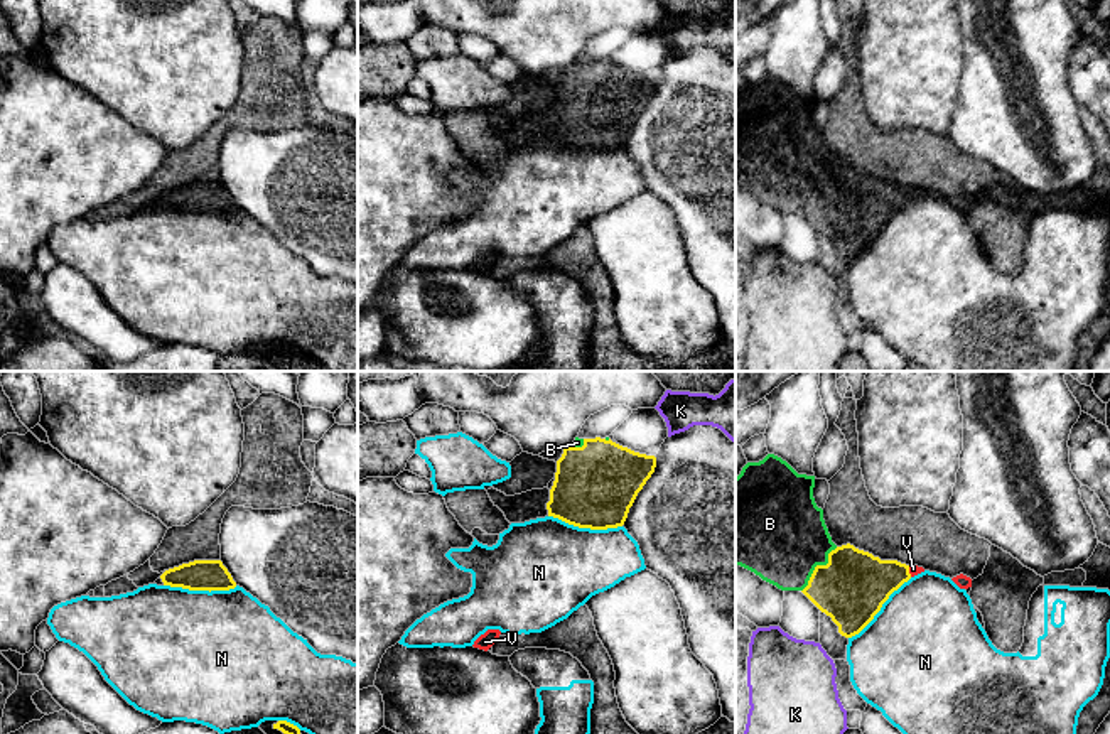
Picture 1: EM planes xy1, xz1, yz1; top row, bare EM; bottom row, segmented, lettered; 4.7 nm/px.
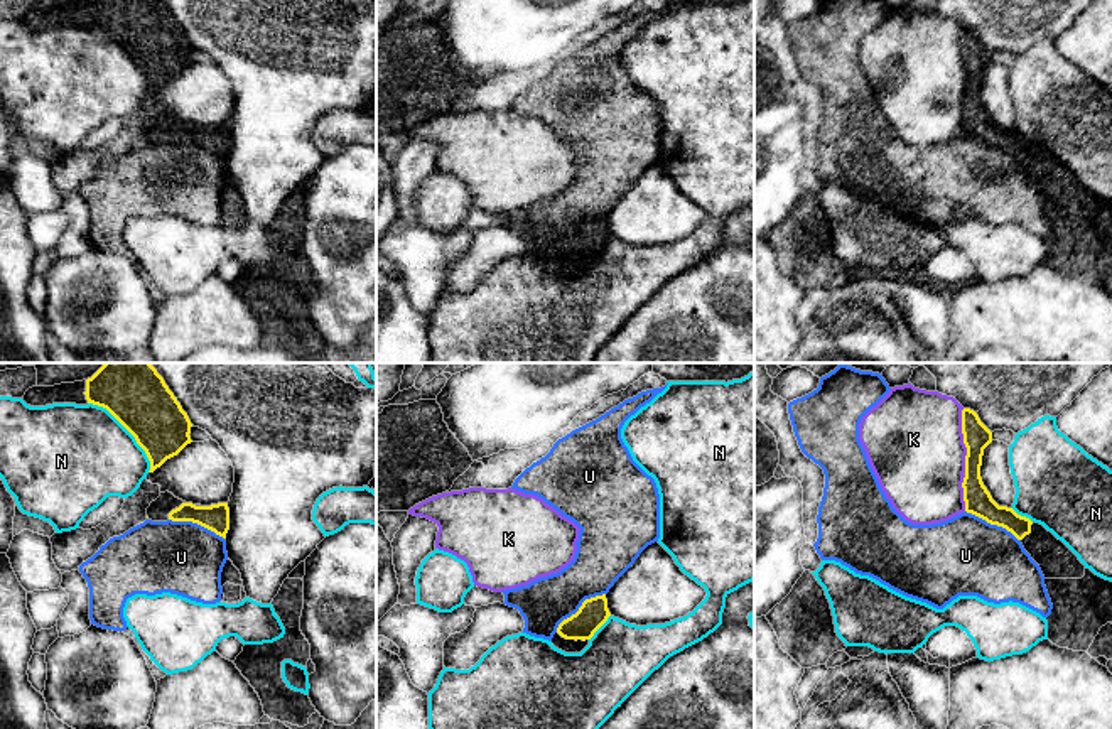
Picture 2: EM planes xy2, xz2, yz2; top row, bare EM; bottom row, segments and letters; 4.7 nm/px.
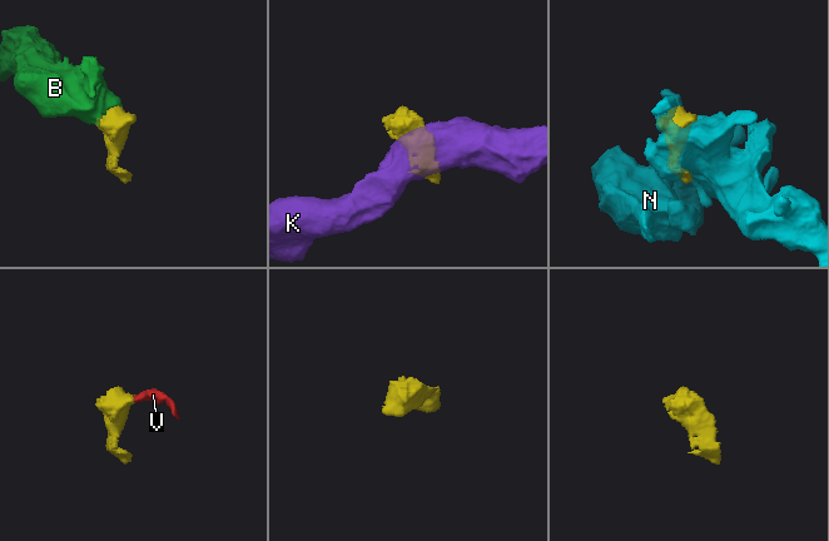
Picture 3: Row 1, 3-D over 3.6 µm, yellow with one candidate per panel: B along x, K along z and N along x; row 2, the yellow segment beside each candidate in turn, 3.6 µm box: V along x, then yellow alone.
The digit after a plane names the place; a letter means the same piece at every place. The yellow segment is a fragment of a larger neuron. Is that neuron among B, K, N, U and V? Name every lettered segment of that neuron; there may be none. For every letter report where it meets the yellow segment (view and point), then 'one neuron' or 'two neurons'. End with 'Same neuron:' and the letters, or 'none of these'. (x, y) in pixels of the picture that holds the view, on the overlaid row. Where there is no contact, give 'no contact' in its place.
B: yz1 (817, 566) | one neuron
K: yz2 (964, 441) | two neurons
N: xy2 (129, 431) | two neurons
U: xz2 (579, 608) | two neurons
V: yz1 (908, 572) | one neuron
Same neuron: B, V

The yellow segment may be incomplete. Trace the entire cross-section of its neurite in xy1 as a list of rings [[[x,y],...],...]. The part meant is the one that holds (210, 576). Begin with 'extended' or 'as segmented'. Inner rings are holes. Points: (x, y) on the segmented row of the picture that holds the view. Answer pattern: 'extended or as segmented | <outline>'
as segmented | [[[194,560],[169,569],[160,575],[164,586],[189,591],[229,591],[236,587],[221,560]]]

